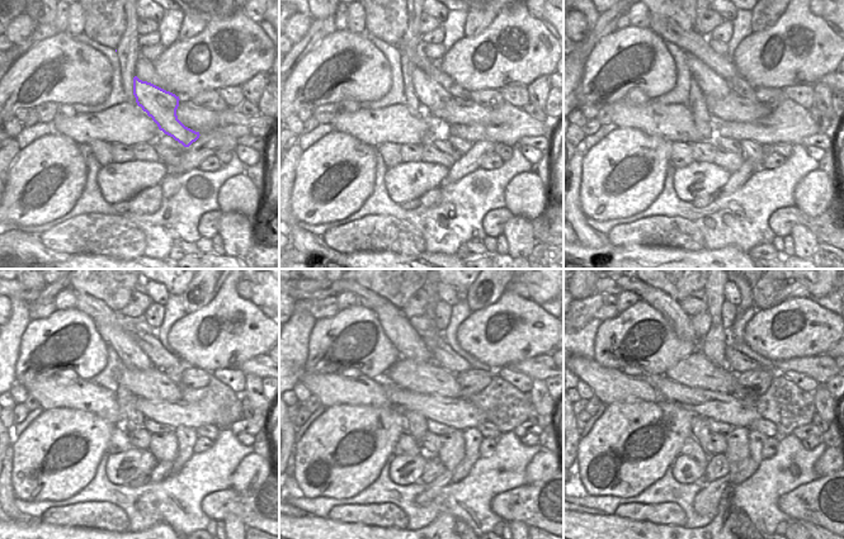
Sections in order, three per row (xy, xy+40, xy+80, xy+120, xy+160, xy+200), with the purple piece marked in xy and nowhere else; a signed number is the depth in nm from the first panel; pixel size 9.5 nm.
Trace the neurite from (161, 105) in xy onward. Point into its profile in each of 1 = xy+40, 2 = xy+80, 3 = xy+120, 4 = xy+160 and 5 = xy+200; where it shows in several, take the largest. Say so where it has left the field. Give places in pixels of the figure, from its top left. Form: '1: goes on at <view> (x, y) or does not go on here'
1: goes on at xy+40 (432, 94)
2: goes on at xy+80 (701, 60)
3: goes on at xy+120 (118, 331)
4: goes on at xy+160 (396, 326)
5: goes on at xy+200 (680, 322)

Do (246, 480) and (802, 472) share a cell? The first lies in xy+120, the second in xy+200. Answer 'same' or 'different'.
different

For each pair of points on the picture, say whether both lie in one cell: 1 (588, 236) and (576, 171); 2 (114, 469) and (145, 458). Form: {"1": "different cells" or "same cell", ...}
{"1": "same cell", "2": "same cell"}

